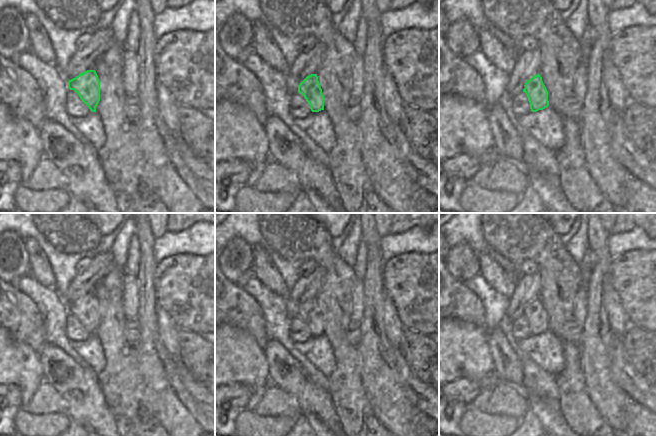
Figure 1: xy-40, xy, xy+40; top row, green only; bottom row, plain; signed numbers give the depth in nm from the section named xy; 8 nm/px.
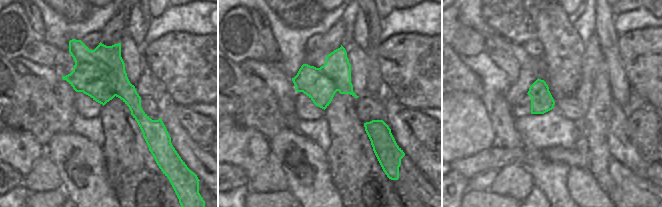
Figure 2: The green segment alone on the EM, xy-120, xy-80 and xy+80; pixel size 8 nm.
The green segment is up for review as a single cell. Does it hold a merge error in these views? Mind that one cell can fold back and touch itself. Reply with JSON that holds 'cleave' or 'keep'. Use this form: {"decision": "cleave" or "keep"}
{"decision": "cleave"}

